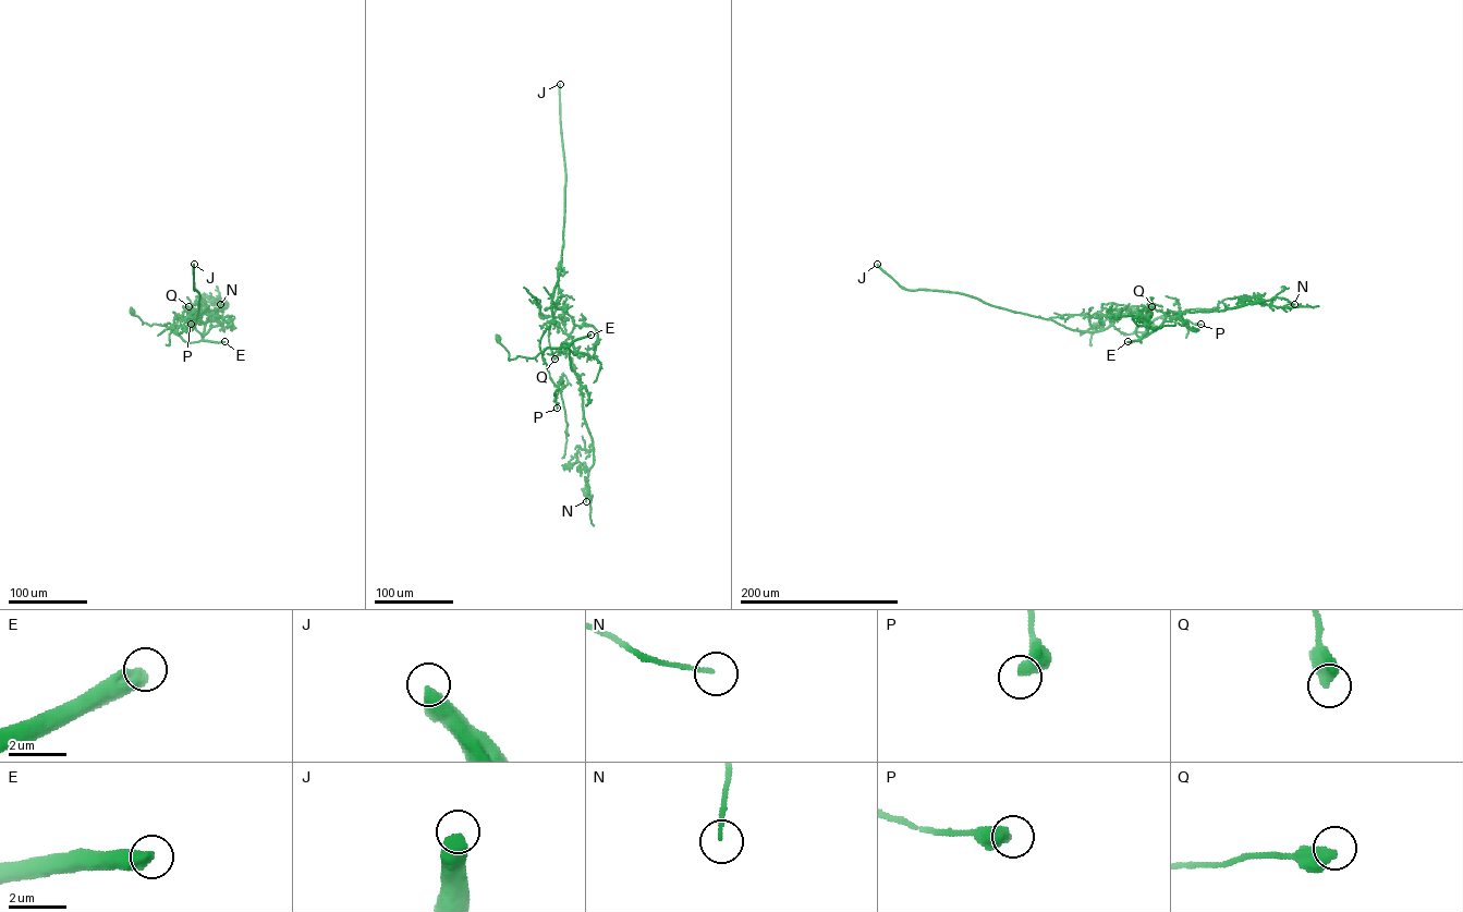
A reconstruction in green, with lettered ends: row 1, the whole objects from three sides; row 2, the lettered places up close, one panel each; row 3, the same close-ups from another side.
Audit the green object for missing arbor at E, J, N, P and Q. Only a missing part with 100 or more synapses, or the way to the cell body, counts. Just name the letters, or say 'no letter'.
E, J

